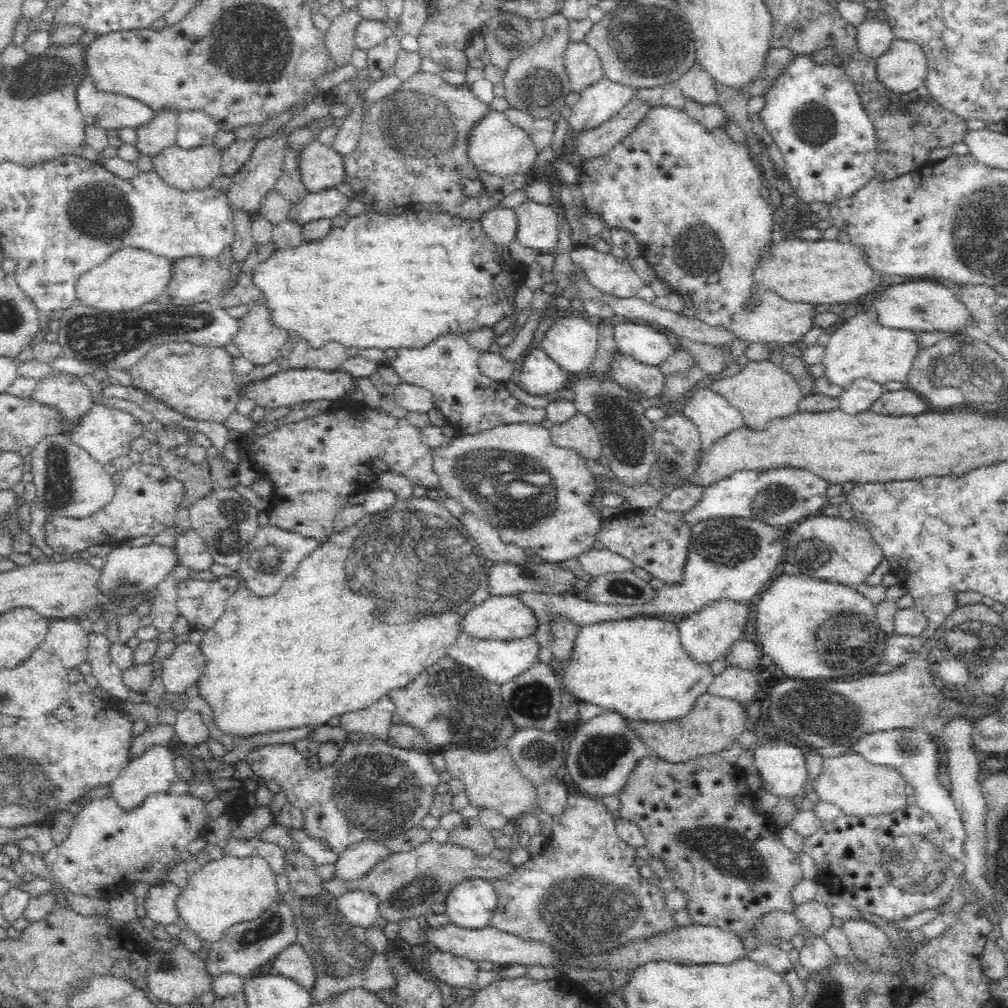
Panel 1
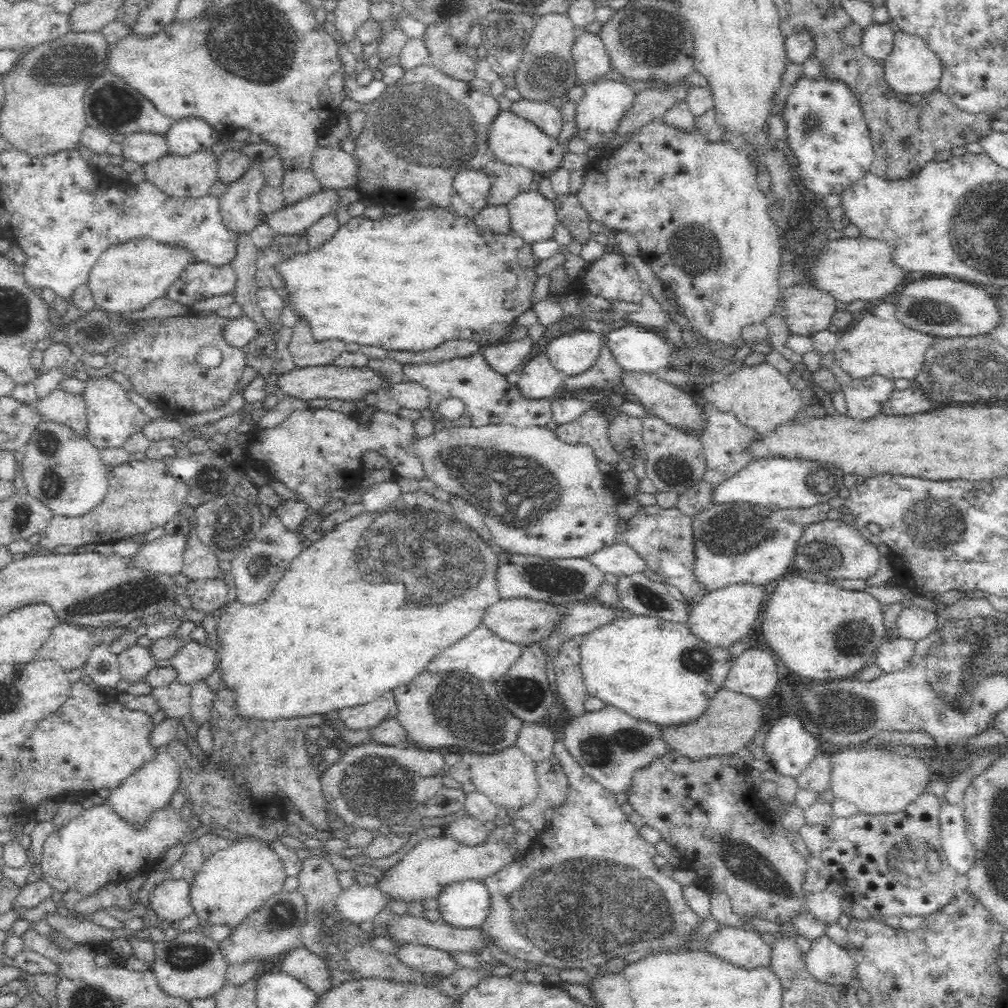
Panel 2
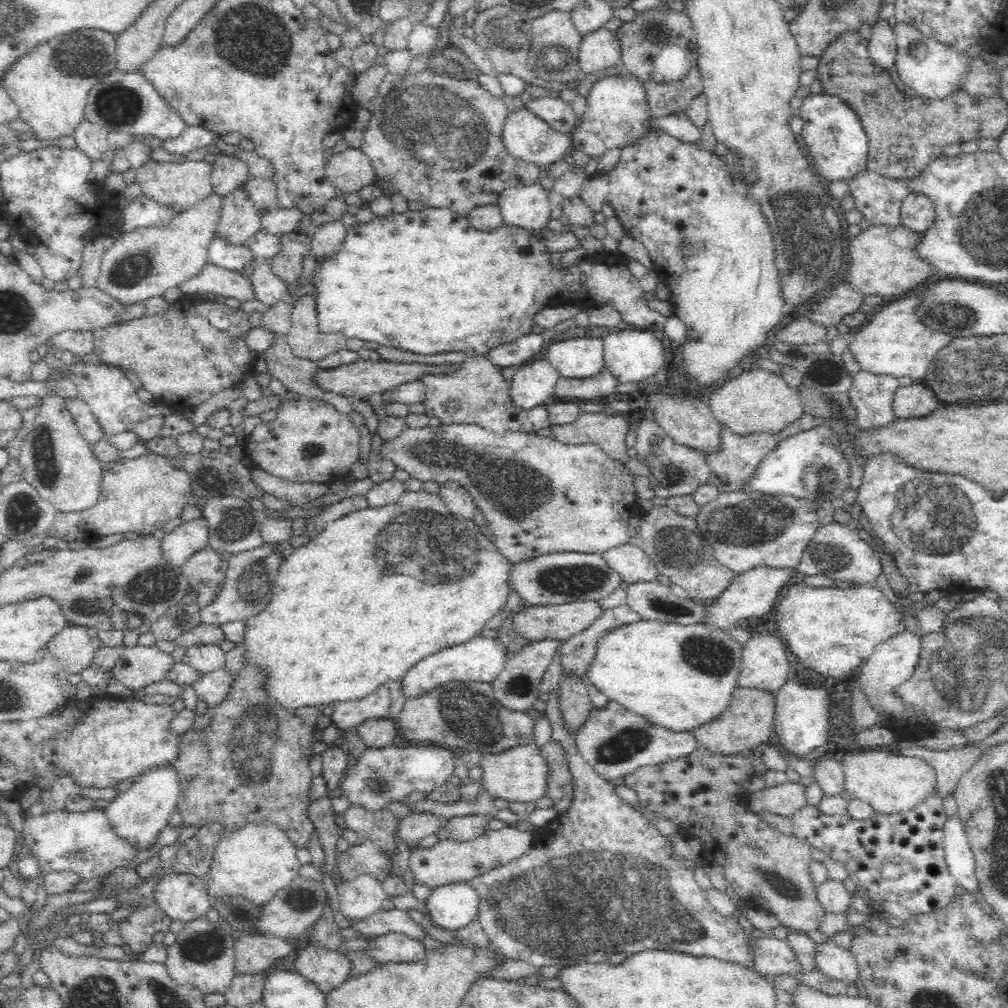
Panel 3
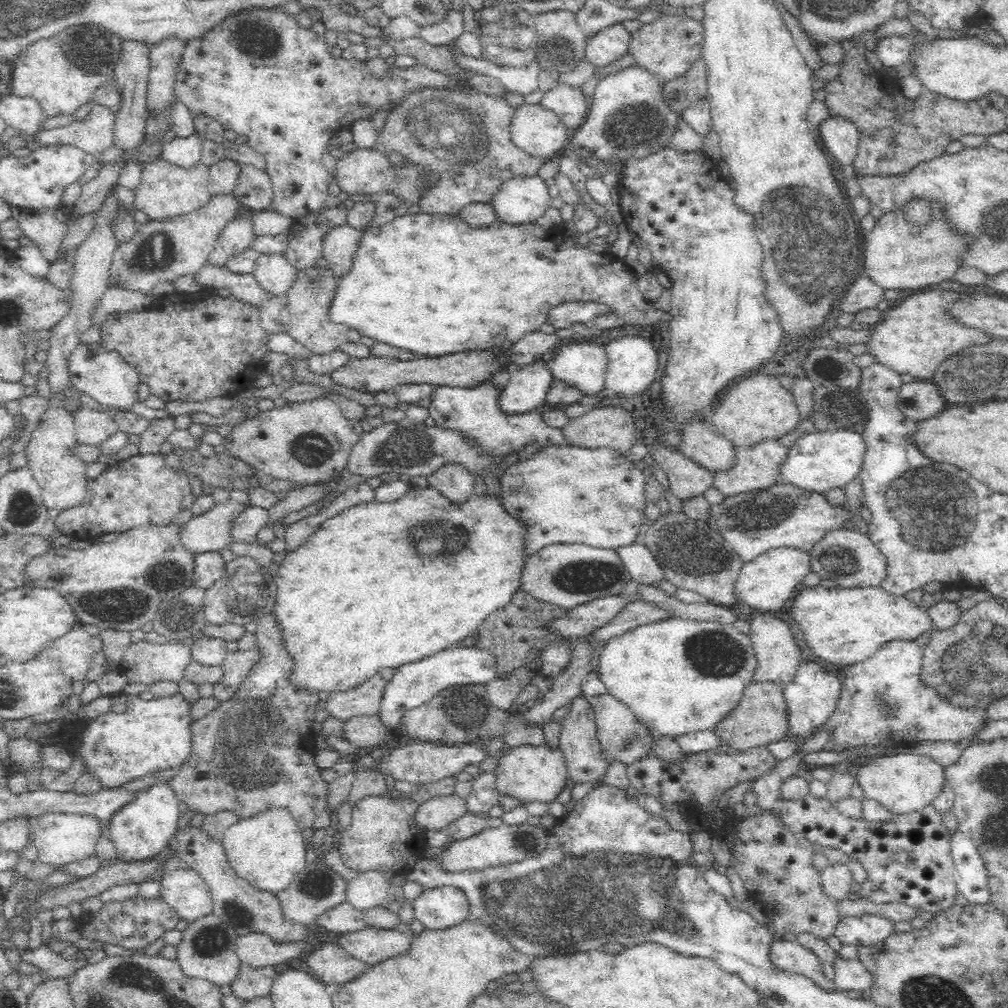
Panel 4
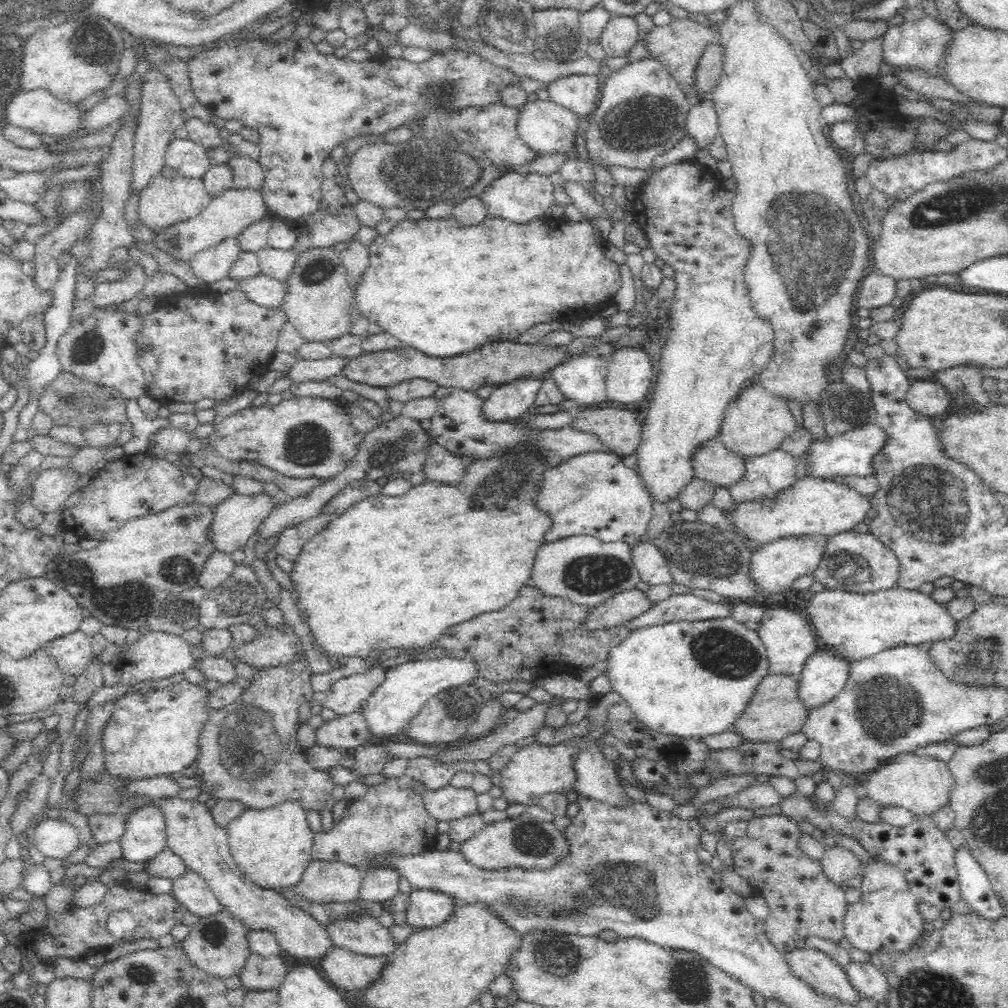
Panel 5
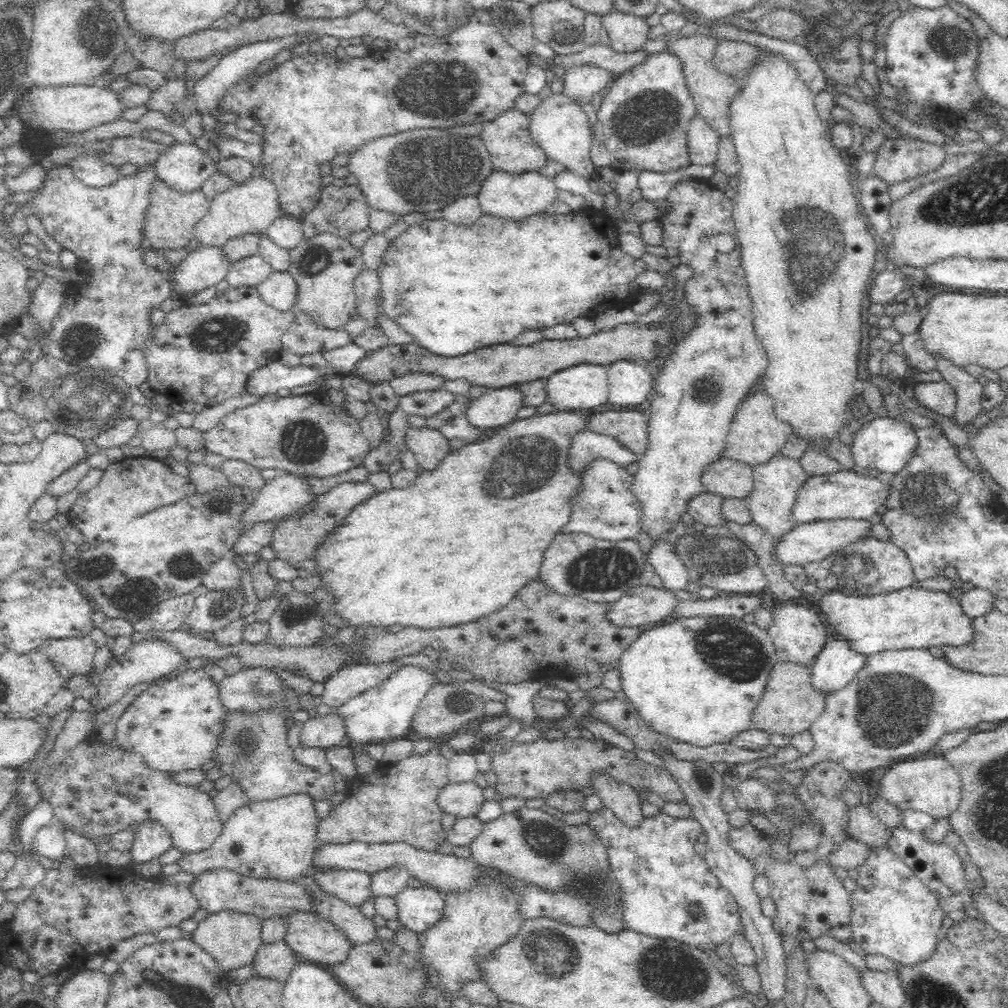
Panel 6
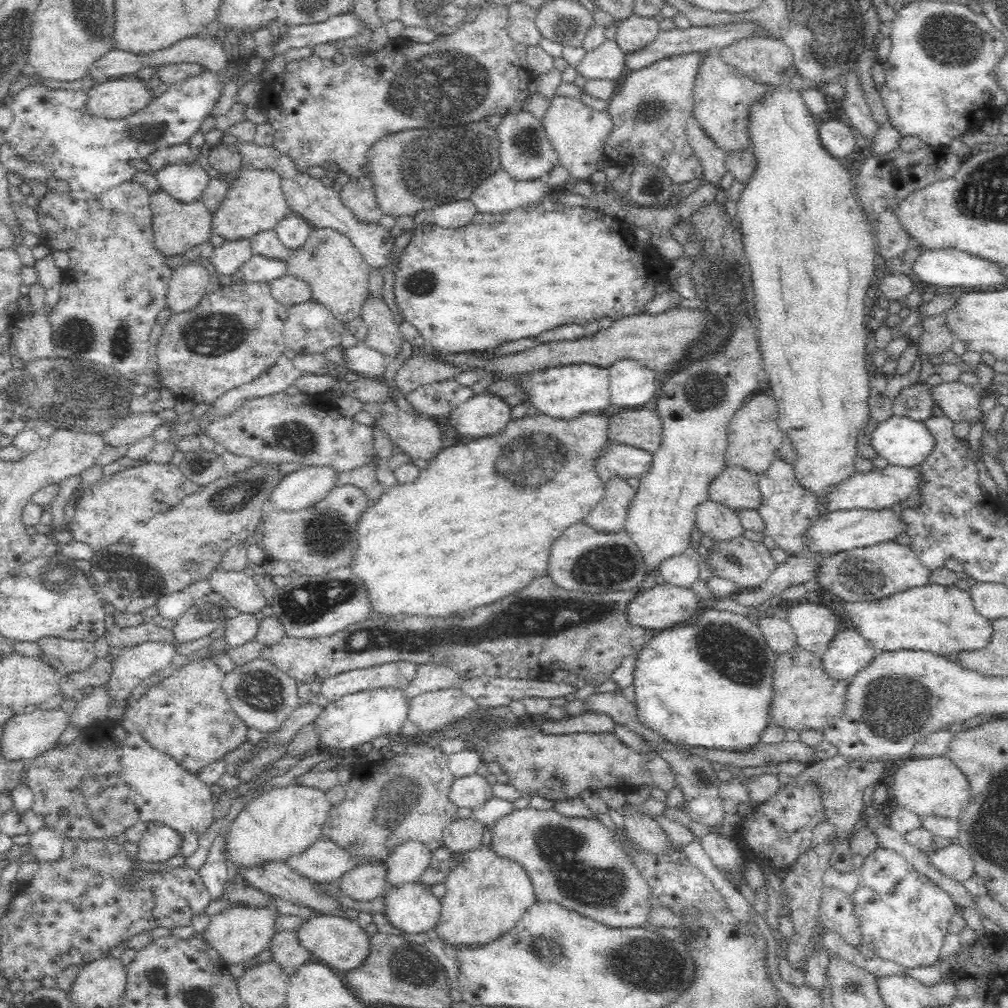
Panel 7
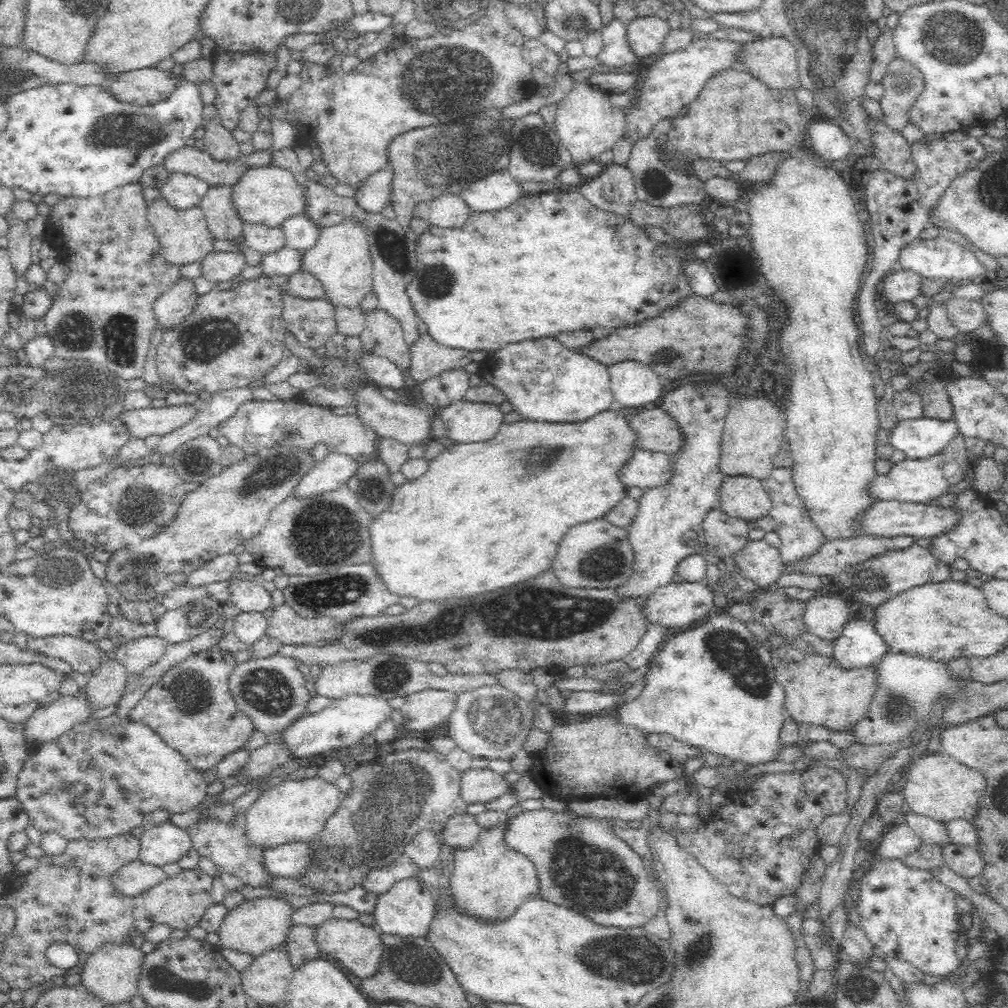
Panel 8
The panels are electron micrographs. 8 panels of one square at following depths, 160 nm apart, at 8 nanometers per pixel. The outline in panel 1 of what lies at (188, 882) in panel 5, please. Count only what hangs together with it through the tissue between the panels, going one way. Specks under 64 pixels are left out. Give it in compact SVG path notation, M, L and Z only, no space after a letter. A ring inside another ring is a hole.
M169 879L150 885L144 902L147 917L158 924L179 924L180 913L176 909L176 900L182 891L183 889Z

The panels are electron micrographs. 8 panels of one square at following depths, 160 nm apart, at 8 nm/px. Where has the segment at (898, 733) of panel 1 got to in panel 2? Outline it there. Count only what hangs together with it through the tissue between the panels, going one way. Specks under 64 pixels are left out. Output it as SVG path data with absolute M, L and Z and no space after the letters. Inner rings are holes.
M948 801L944 802L939 817L939 825L941 830L942 850L946 855L949 865L954 869L954 872L957 872L959 875L966 874L974 864L975 850L967 837L966 819L963 816L963 809L960 804L954 806Z

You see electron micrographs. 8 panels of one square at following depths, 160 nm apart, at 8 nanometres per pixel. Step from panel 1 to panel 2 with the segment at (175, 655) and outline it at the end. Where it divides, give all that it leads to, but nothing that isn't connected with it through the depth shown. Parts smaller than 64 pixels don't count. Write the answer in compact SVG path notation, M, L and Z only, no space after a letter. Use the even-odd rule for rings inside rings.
M188 641L176 656L169 659L170 666L174 666L179 672L176 682L181 684L194 684L205 680L221 666L221 659L216 649L206 645L205 642Z

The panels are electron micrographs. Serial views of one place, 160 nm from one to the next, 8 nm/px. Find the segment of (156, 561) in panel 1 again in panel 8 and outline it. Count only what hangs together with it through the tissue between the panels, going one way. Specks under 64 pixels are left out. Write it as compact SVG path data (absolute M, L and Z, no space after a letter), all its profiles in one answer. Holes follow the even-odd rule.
M330 452L321 462L317 463L300 484L294 488L294 495L313 495L339 489L358 472L361 462L352 455Z

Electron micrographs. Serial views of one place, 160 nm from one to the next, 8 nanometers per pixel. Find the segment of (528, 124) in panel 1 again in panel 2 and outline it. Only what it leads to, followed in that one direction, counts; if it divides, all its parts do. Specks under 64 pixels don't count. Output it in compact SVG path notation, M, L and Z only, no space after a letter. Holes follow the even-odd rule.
M520 99L511 104L510 111L534 122L544 133L552 137L558 137L565 124L559 103Z

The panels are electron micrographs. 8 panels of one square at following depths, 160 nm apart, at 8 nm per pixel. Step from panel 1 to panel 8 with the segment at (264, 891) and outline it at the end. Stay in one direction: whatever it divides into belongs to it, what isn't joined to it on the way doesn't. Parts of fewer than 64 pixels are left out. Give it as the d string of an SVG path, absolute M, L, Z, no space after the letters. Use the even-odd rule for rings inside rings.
M318 775L274 785L260 794L245 812L243 827L248 841L260 847L273 847L285 842L309 842L324 830L327 821L339 810L343 797L335 781L326 781Z

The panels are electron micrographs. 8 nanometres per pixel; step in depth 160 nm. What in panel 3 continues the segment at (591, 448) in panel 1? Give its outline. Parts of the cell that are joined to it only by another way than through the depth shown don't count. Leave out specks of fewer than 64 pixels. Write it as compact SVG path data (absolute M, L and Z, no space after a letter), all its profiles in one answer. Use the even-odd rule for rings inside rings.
M610 410L581 412L570 424L553 425L552 436L564 444L597 444L610 457L628 462L626 434L629 424L622 413Z

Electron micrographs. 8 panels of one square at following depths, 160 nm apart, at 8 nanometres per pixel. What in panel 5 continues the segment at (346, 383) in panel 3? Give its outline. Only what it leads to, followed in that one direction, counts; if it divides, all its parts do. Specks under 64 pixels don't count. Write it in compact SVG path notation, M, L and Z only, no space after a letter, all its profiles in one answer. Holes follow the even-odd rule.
M498 340L494 341L494 344L483 344L473 351L448 358L428 356L414 347L403 345L395 349L364 352L360 356L353 357L348 364L345 364L343 375L354 382L381 387L403 380L426 378L438 383L439 386L473 392L482 386L510 384L522 378L541 380L548 376L552 368L568 362L572 356L575 354L567 345L552 346L540 342L531 345Z

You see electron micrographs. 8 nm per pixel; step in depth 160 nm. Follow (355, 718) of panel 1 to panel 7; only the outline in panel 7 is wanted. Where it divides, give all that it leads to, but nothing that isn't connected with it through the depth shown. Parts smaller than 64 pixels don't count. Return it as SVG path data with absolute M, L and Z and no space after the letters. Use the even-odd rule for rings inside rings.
M396 660L371 668L350 670L322 680L320 694L328 701L335 701L350 693L385 688L405 689L418 675L418 664Z

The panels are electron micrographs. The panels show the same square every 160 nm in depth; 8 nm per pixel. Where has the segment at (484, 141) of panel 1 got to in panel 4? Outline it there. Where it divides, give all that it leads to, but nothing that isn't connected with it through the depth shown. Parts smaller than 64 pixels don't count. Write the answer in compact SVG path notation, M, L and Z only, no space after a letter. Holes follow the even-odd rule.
M540 103L523 104L516 110L514 119L511 121L511 136L514 146L540 160L546 160L566 150L569 147L568 142L572 132L556 112L545 108Z

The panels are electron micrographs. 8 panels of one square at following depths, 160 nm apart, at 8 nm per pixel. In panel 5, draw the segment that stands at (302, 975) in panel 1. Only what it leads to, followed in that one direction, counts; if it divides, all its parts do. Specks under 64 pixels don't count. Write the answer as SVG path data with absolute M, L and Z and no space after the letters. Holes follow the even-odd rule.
M334 947L322 958L325 978L336 987L364 992L370 988L384 968L391 964L391 955L363 955L345 948Z

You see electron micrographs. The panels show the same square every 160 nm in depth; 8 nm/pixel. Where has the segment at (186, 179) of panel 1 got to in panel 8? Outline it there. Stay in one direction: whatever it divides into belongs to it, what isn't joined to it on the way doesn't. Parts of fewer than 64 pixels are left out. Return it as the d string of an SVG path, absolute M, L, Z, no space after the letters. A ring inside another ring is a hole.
M158 198L147 204L147 219L158 239L162 256L168 264L184 266L201 261L206 255L216 252L214 237L210 232L204 211L200 207L188 210L174 210L164 198Z

